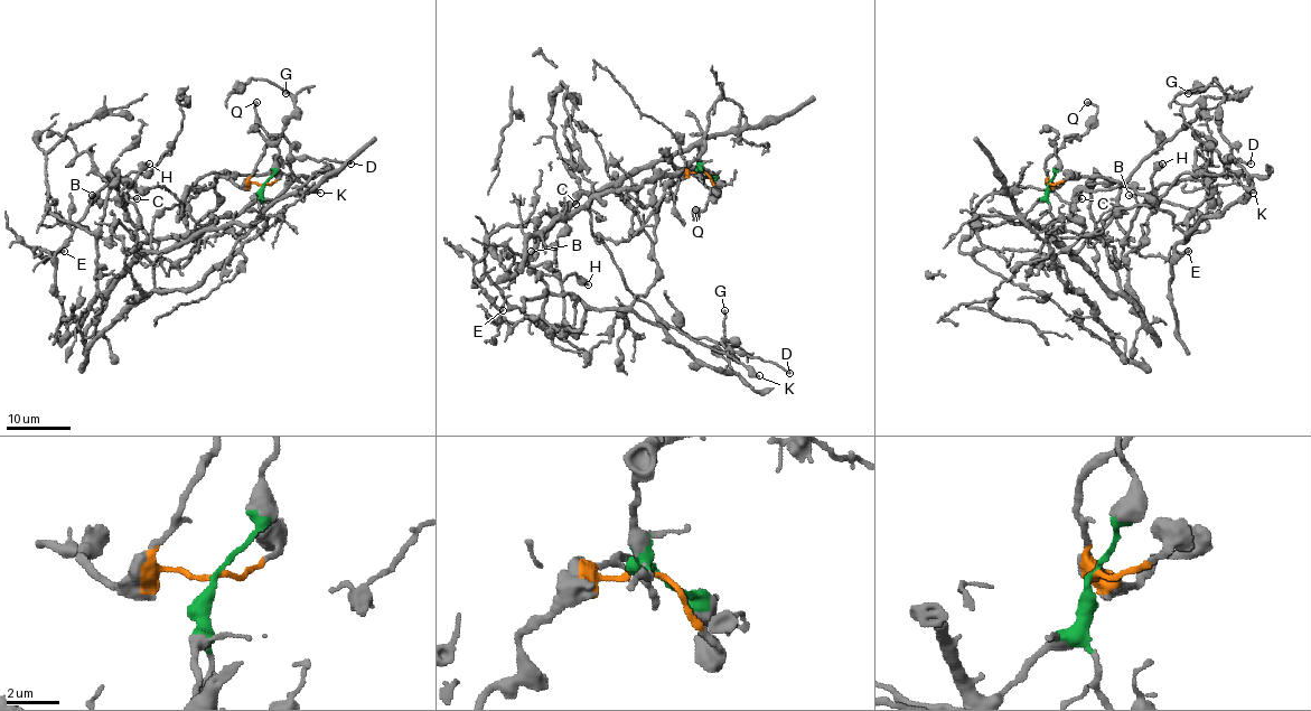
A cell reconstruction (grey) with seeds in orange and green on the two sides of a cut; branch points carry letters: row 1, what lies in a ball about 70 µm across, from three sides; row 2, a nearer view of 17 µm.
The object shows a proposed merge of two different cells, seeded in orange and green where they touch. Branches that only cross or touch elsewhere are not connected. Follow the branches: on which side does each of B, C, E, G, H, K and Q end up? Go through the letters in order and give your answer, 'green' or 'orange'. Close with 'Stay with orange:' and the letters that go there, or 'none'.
B: green
C: orange
E: green
G: orange
H: orange
K: green
Q: orange
Stay with orange: C, G, H, Q

